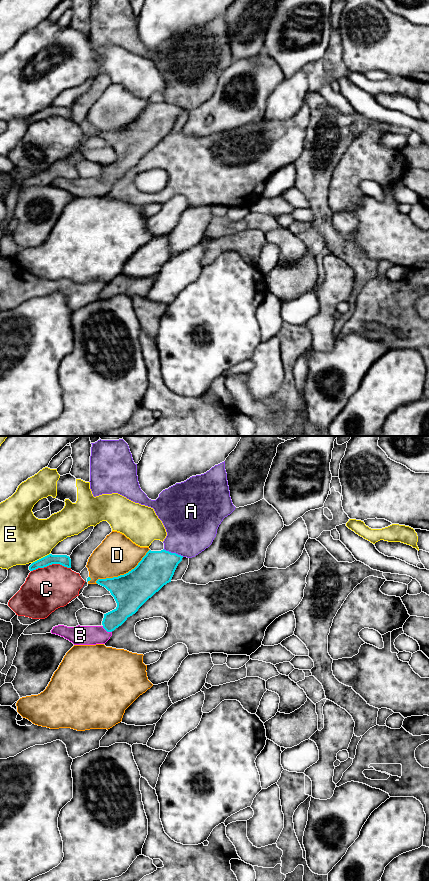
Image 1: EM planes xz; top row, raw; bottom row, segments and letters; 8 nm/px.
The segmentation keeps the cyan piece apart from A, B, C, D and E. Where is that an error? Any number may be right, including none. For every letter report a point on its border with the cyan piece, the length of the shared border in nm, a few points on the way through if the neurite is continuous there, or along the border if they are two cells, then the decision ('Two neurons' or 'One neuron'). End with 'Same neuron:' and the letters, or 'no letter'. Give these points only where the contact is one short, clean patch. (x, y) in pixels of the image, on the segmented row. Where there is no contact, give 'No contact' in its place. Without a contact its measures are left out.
A: Touches cyan at xz (173, 553). Shared border 180 nm. Two neurons
B: Touches cyan at xz (107, 631). Shared border 90 nm. Path across: xz (126, 607), (109, 624), (107, 631), (102, 634), (80, 635). One neuron
C: Touches cyan at xz (50, 564). Shared border 320 nm. Two neurons
D: Touches cyan at xz (124, 574). Shared border 500 nm. Two neurons
E: Touches cyan at xz (41, 558). Shared border 170 nm. Two neurons
Same neuron: B

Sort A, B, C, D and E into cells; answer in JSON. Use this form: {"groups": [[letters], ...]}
{"groups": [["A"], ["B"], ["C"], ["D"], ["E"]]}

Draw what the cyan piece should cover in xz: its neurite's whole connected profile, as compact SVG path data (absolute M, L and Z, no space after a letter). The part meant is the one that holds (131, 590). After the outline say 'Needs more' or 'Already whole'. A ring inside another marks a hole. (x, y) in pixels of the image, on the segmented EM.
M149 550L138 565L124 575L98 579L97 584L105 587L114 597L117 607L104 614L101 626L67 627L58 625L51 630L74 645L105 644L112 632L164 585L171 582L183 556L166 550Z. Needs more

